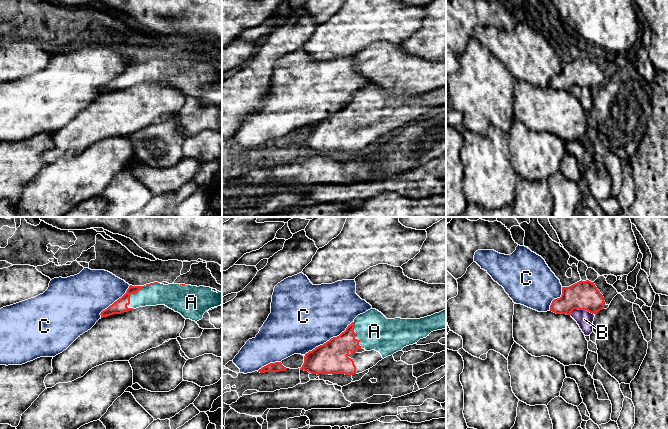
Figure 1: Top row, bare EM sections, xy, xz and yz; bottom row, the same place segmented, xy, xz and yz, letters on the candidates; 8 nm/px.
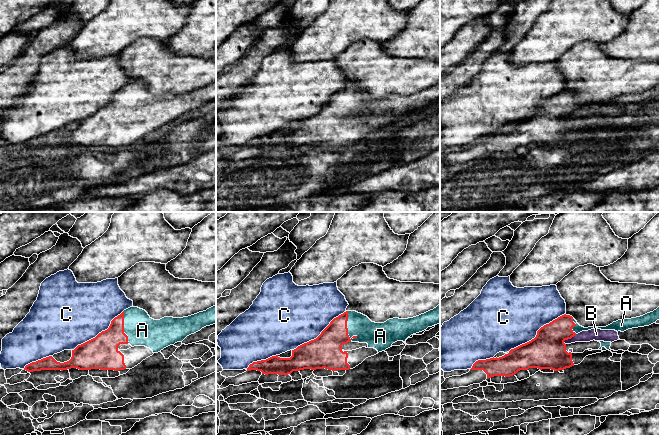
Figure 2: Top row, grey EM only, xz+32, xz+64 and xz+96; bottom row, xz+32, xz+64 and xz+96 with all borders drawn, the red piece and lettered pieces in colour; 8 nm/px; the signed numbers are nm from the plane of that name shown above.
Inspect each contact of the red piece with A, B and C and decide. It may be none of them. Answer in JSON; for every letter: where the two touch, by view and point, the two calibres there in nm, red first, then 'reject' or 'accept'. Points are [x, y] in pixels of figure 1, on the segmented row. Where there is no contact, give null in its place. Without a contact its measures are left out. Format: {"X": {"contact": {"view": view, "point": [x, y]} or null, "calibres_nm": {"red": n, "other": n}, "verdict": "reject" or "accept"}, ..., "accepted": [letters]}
{"A": {"contact": {"view": "xy", "point": [138, 290]}, "calibres_nm": {"red": 110, "other": 180}, "verdict": "accept"}, "B": {"contact": {"view": "yz", "point": [582, 309]}, "calibres_nm": {"red": 240, "other": 140}, "verdict": "reject"}, "C": {"contact": {"view": "xz", "point": [329, 340]}, "calibres_nm": {"red": 260, "other": 500}, "verdict": "reject"}, "accepted": ["A"]}

